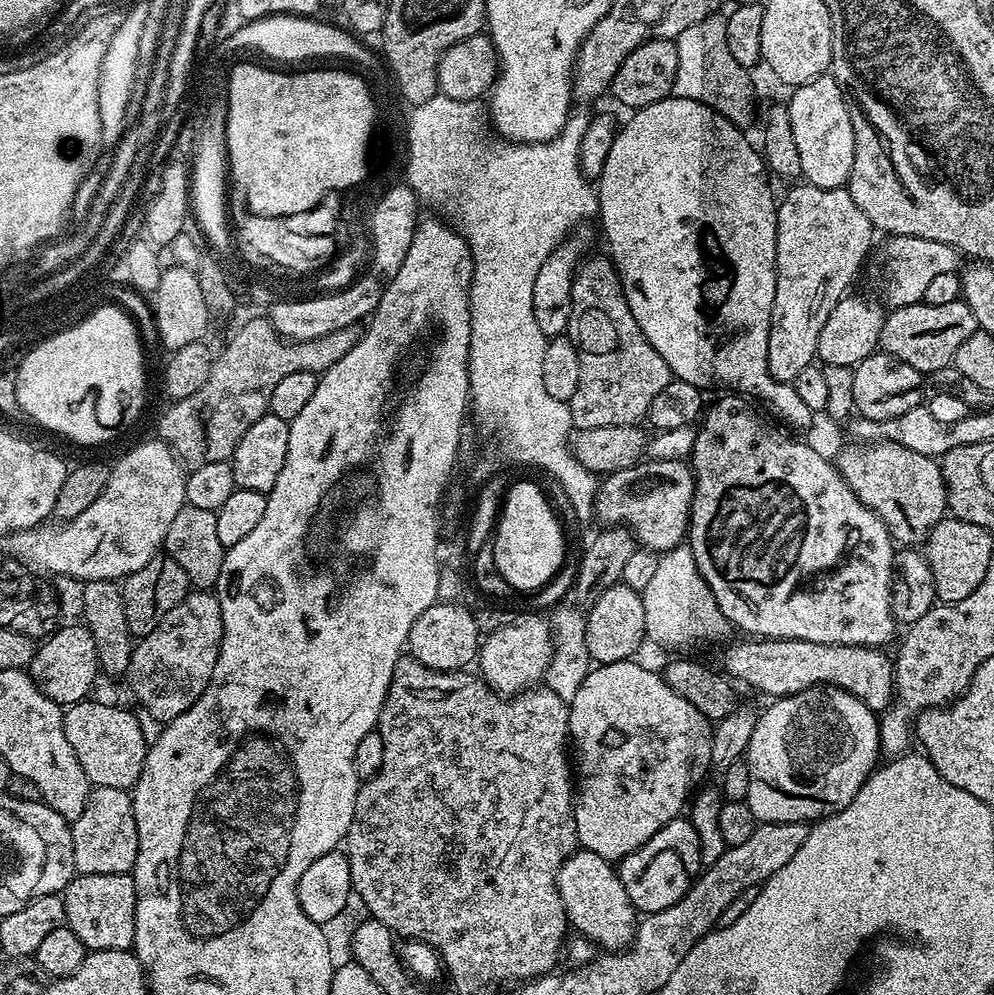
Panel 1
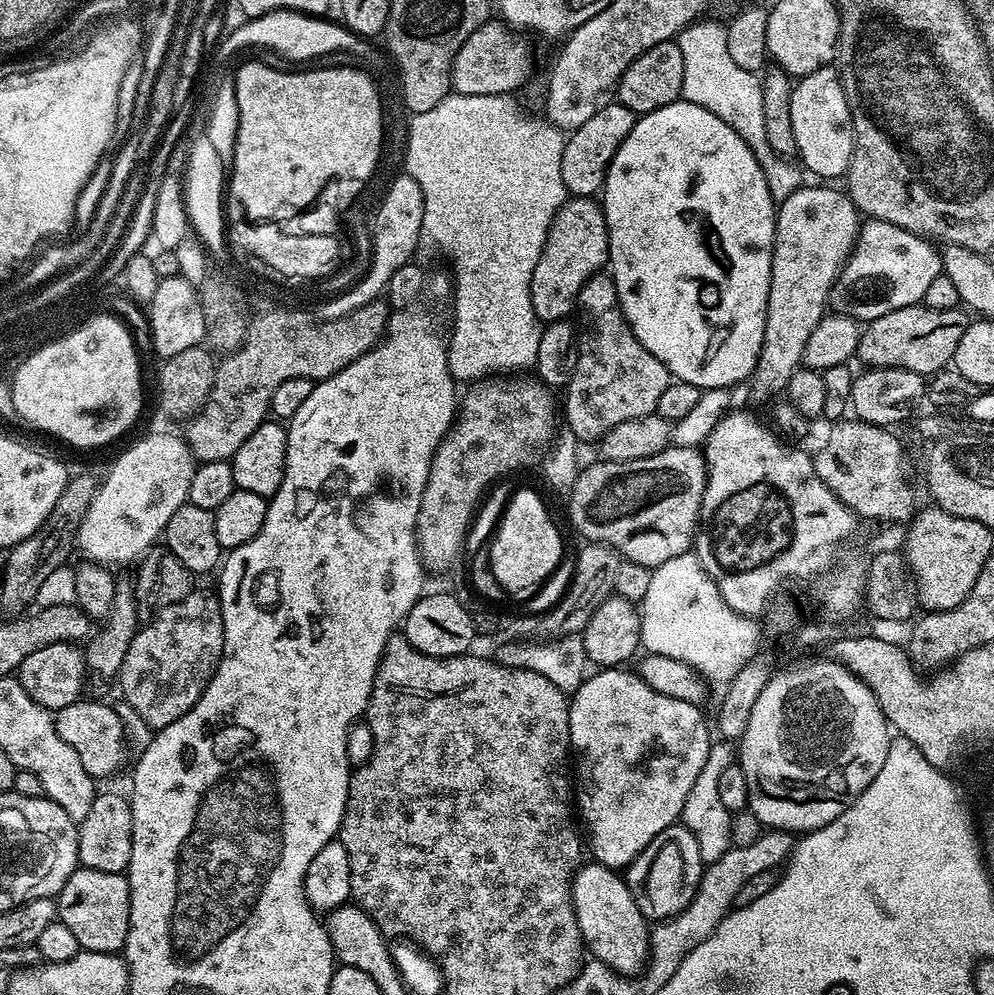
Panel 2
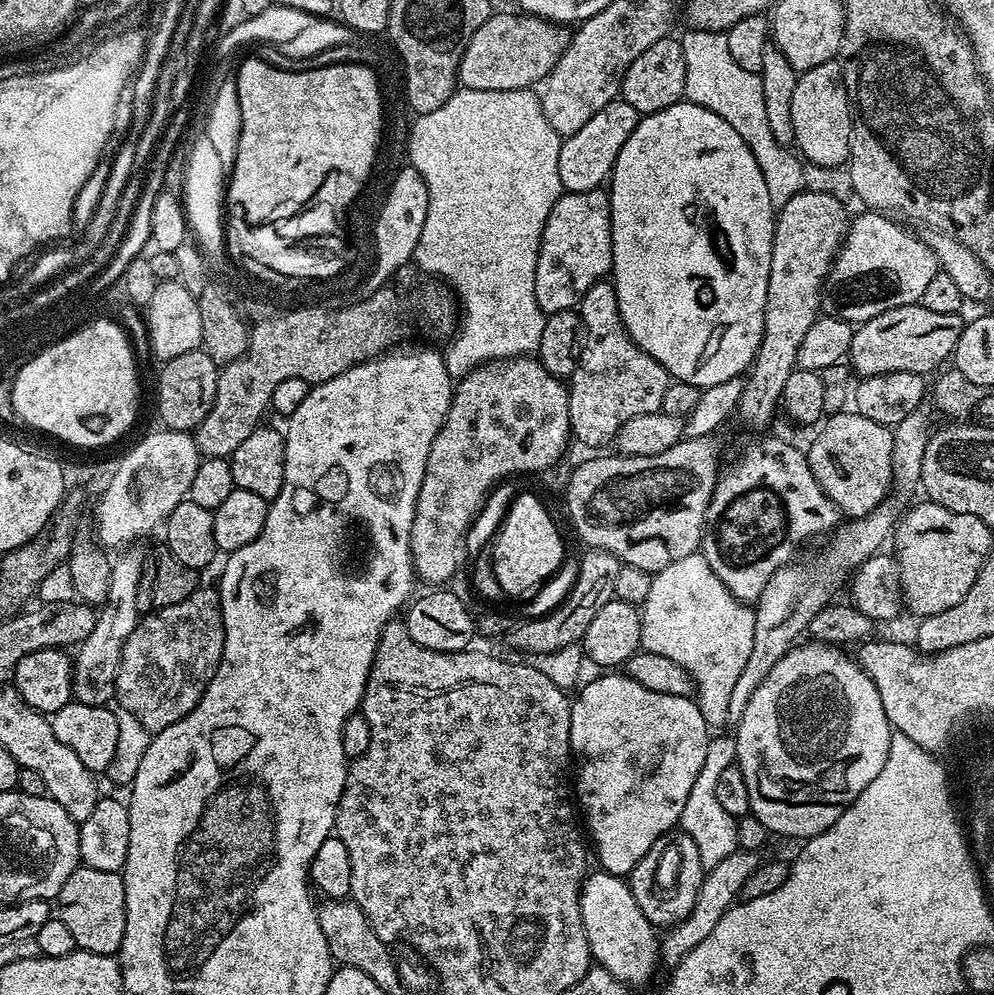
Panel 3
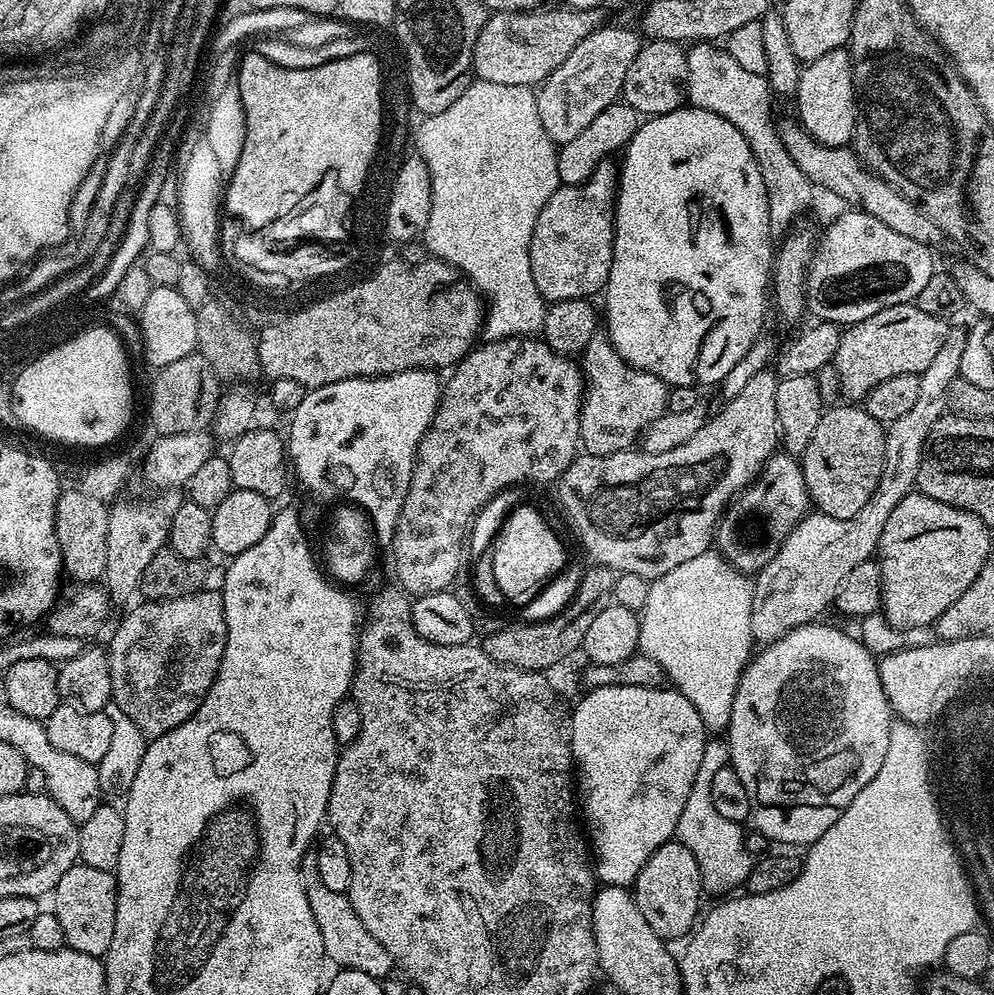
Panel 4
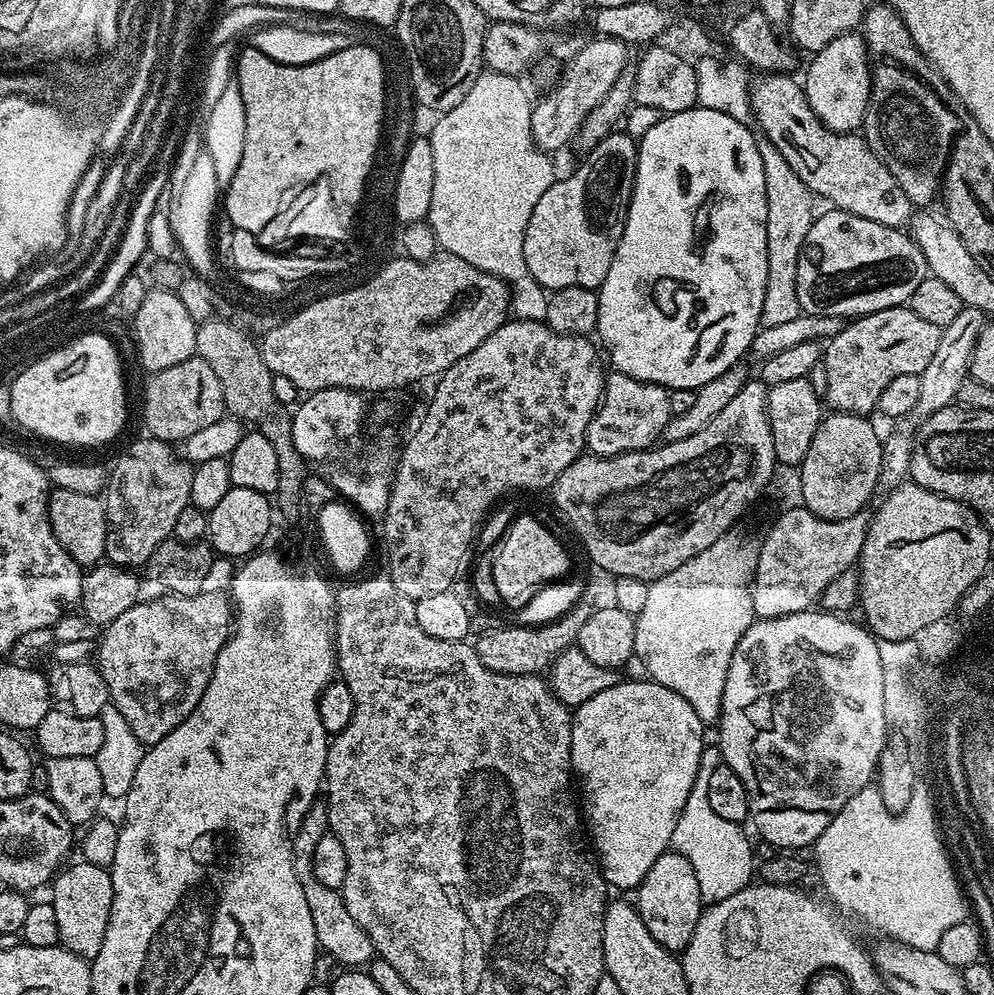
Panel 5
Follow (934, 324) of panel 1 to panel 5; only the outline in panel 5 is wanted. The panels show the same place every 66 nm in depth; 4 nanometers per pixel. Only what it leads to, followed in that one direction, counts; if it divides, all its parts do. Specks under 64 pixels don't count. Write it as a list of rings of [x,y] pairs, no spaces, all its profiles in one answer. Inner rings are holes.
[[[907,306],[878,310],[845,323],[844,329],[837,336],[831,337],[822,348],[822,363],[828,387],[827,407],[829,404],[828,408],[837,413],[852,413],[862,417],[867,417],[870,412],[875,413],[882,398],[882,390],[886,390],[894,378],[902,378],[902,374],[919,376],[926,370],[926,366],[930,366],[930,358],[934,358],[934,350],[938,350],[941,331],[931,322],[918,318],[918,314],[914,314]]]

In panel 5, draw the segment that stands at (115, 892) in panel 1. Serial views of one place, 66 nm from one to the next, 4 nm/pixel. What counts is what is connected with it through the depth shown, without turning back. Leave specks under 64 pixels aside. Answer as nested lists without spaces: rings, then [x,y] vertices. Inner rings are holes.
[[[77,862],[59,876],[60,873],[51,881],[50,903],[54,906],[58,921],[60,944],[90,962],[98,954],[98,950],[102,950],[102,938],[106,938],[106,926],[110,922],[110,906],[114,898],[111,871]]]

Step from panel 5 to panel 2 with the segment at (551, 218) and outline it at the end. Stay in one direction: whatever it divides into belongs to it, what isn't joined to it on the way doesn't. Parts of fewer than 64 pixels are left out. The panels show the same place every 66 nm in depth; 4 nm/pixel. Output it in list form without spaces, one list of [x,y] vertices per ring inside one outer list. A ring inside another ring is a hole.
[[[591,196],[566,200],[550,226],[538,266],[534,266],[534,274],[530,278],[530,302],[534,306],[534,314],[544,324],[569,319],[576,307],[576,295],[584,283],[607,264],[608,227],[601,201]]]

